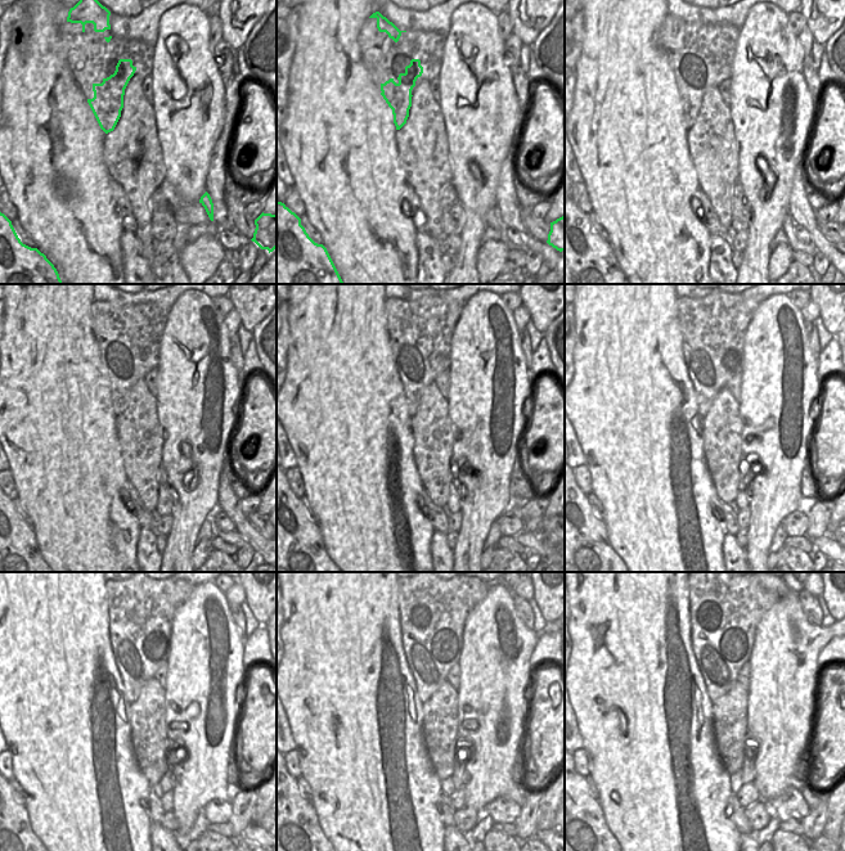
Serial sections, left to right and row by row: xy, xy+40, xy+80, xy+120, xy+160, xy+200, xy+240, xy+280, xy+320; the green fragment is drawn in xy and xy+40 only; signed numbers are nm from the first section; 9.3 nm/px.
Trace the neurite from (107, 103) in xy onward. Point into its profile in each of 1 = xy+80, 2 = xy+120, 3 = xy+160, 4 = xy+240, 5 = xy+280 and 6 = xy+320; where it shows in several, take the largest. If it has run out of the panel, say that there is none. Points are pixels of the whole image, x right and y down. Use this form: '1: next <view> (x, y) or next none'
1: next xy+80 (690, 93)
2: next xy+120 (118, 394)
3: next xy+160 (408, 359)
4: next xy+240 (131, 684)
5: next xy+280 (410, 652)
6: next xy+320 (711, 685)

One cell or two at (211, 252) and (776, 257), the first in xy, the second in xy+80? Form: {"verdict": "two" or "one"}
{"verdict": "one"}

